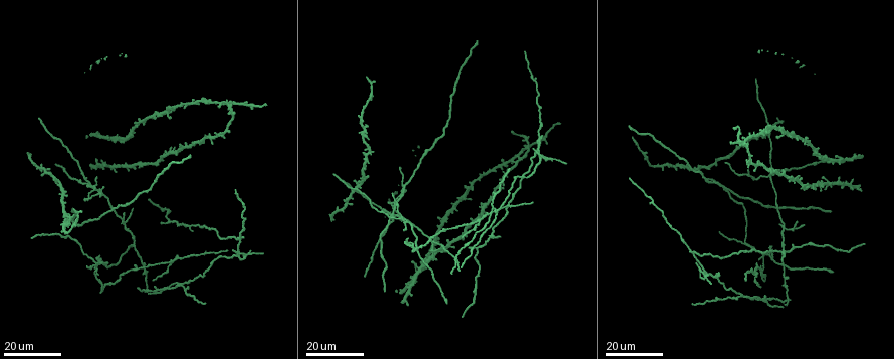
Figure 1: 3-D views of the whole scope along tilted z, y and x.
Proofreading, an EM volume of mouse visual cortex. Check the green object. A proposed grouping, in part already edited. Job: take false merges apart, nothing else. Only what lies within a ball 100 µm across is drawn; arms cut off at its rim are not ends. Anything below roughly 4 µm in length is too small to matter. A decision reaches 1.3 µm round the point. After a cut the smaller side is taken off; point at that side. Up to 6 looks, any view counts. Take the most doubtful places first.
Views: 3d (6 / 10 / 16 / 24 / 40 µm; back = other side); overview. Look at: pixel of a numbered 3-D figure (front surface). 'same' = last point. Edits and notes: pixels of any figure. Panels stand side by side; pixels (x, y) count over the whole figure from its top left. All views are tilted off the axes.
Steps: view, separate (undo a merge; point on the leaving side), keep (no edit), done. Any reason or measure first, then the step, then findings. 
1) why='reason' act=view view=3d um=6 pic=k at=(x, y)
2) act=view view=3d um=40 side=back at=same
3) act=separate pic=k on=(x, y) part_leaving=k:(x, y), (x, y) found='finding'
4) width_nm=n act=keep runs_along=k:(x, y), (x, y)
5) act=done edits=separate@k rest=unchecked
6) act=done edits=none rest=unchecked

why='arms run side by side' act=view view=3d um=16 pic=1 at=(747, 244)

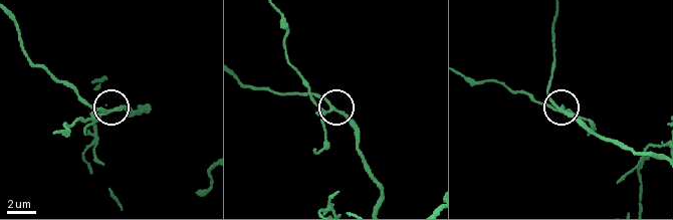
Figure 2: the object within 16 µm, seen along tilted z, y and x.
why='closer look' act=view view=3d um=6 pic=2 at=(329, 104)

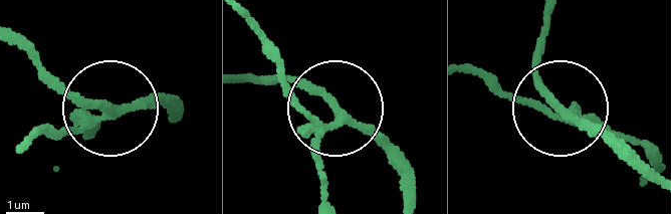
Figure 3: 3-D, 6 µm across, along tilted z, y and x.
side_arm_um=13 arms=5 act=separate pic=3 on=(282, 84) found='two cells meet here'

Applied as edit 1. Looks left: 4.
act=view view=overview

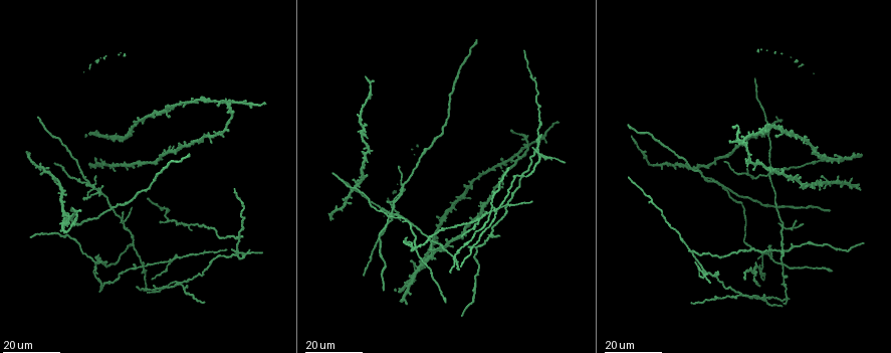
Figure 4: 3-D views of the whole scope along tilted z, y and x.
why='two arms at a narrow angle' act=view view=3d um=16 pic=4 at=(704, 271)

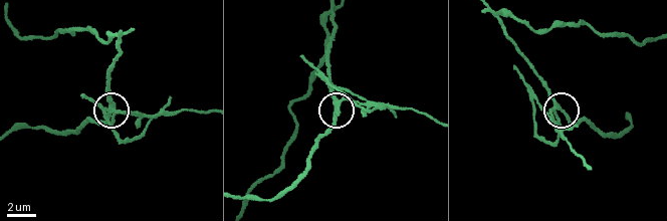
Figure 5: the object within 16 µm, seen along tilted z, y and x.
why='closer look' act=view view=3d um=6 pic=5 at=(345, 100)

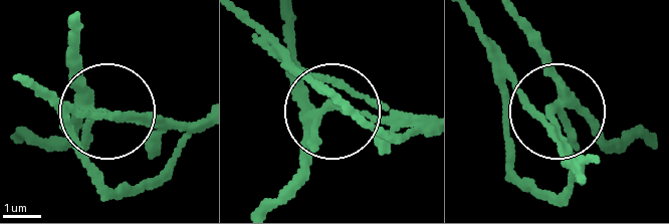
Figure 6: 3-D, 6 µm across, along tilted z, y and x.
arms=5 act=separate pic=6 on=(78, 144) part_leaving=6:(558, 109), (576, 173) found='a second cell is stuck on'

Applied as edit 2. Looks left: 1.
act=done edits=separate@3,separate@6 rest=unchecked

